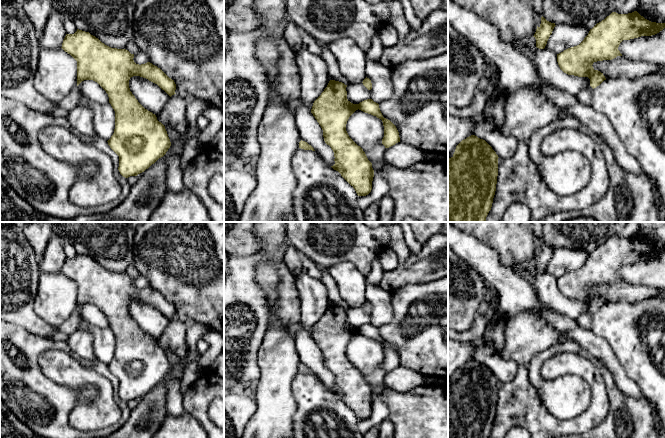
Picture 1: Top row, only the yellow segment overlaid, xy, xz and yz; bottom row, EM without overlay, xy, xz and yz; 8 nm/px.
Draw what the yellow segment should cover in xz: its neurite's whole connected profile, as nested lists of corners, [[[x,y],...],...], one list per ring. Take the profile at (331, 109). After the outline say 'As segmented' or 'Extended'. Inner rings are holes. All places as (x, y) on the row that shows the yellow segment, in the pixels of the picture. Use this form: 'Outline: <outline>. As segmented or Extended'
Outline: [[[330,80],[321,95],[314,101],[311,113],[323,130],[325,143],[329,145],[334,152],[335,164],[331,167],[338,171],[355,189],[358,196],[366,196],[372,190],[374,170],[372,168],[372,163],[368,160],[363,149],[349,137],[346,131],[346,124],[349,117],[359,109],[381,119],[384,126],[382,144],[385,148],[389,148],[400,142],[400,137],[396,126],[390,120],[383,117],[378,103],[374,102],[372,99],[367,99],[359,104],[353,104],[347,99],[346,87],[347,85],[342,82]]]. As segmented

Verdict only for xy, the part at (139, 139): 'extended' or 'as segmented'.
as segmented

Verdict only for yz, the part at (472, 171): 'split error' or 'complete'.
complete

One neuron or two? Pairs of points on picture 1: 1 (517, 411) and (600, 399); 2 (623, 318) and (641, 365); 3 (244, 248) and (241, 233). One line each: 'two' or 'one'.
1: one
2: one
3: one

